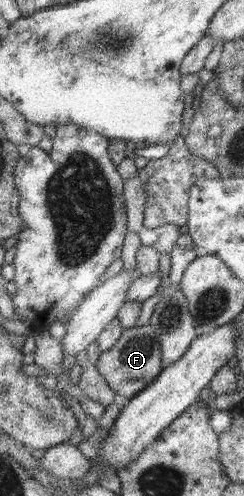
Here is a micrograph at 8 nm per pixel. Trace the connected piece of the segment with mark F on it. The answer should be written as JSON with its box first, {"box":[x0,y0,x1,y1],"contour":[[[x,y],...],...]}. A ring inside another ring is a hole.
{"box":[96,325,165,399],"contour":[[[151,325],[135,326],[124,329],[119,340],[99,356],[96,369],[115,392],[126,399],[134,397],[153,381],[165,368],[161,358],[161,345],[158,334]]]}

